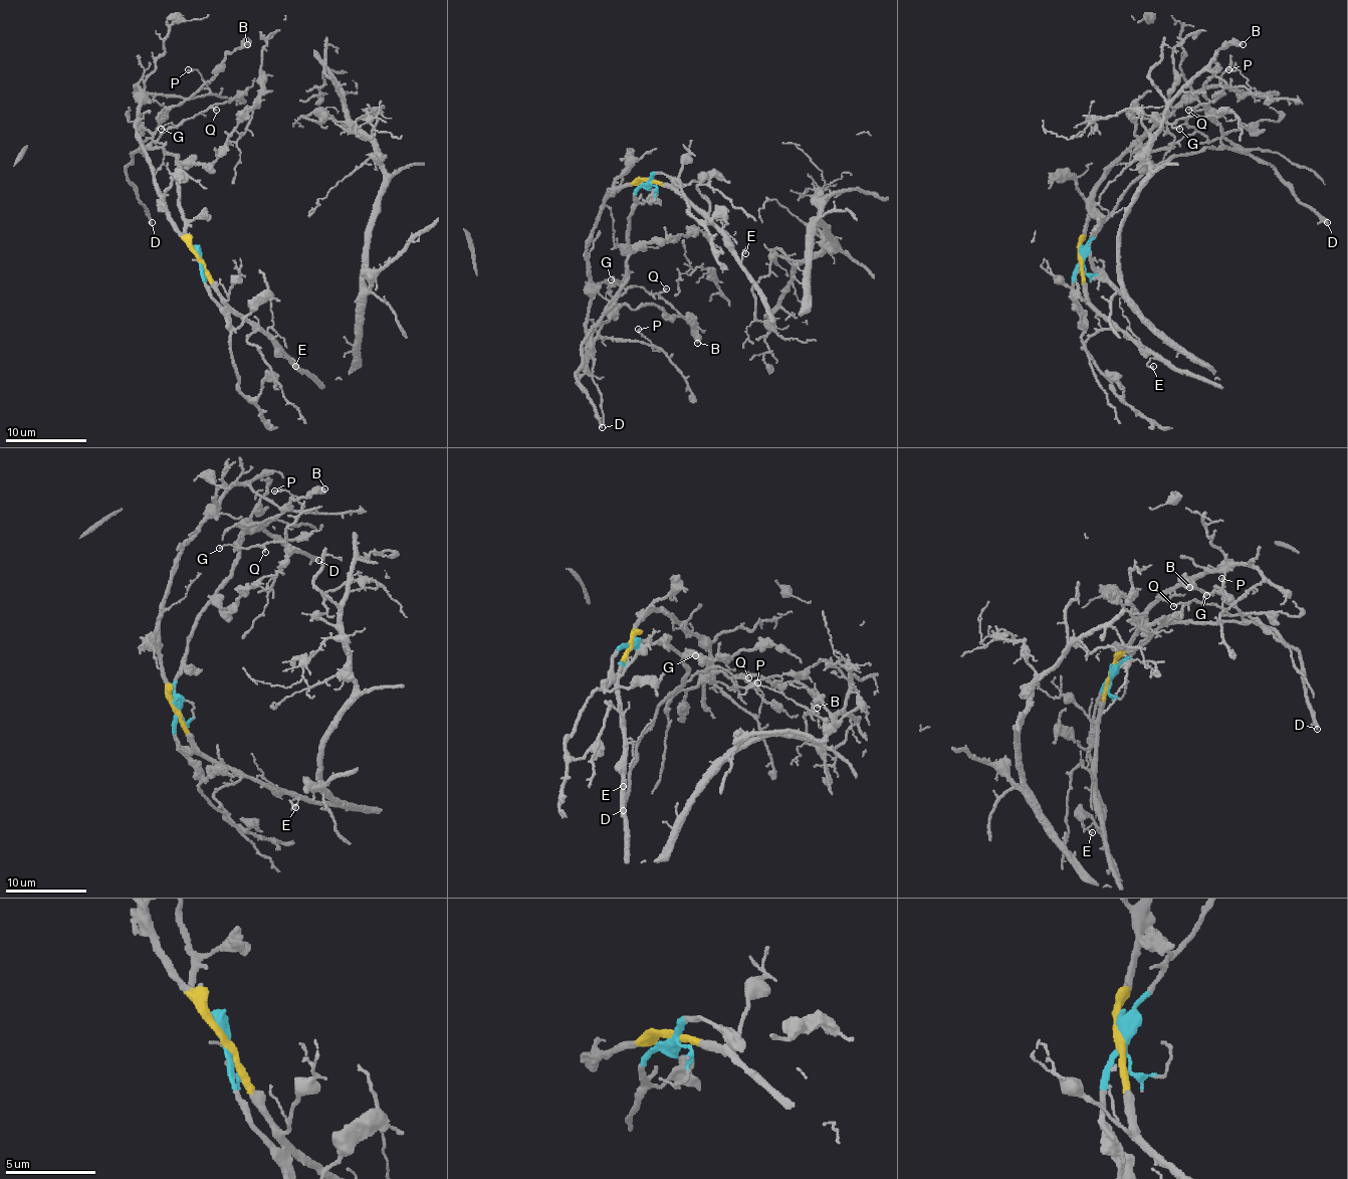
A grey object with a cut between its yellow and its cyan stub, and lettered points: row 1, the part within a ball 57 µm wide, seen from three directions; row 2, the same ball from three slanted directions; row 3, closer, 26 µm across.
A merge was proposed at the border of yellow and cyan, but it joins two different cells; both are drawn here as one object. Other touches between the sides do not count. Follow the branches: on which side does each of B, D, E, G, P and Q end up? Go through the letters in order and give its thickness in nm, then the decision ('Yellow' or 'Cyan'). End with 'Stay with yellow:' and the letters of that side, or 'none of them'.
B: Thickness 440 nm. Cyan
D: Thickness 200 nm. Cyan
E: Thickness 120 nm. Yellow
G: Thickness 110 nm. Cyan
P: Thickness 140 nm. Yellow
Q: Thickness 120 nm. Cyan
Stay with yellow: E, P

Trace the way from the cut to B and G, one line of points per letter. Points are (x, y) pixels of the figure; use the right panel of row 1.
B: (1082, 257), (1121, 195), (1153, 166), (1218, 138), (1204, 82), (1216, 52), (1243, 44)
G: (1082, 257), (1082, 249), (1133, 182), (1153, 166), (1198, 152), (1204, 146), (1206, 138), (1183, 124), (1179, 130)

